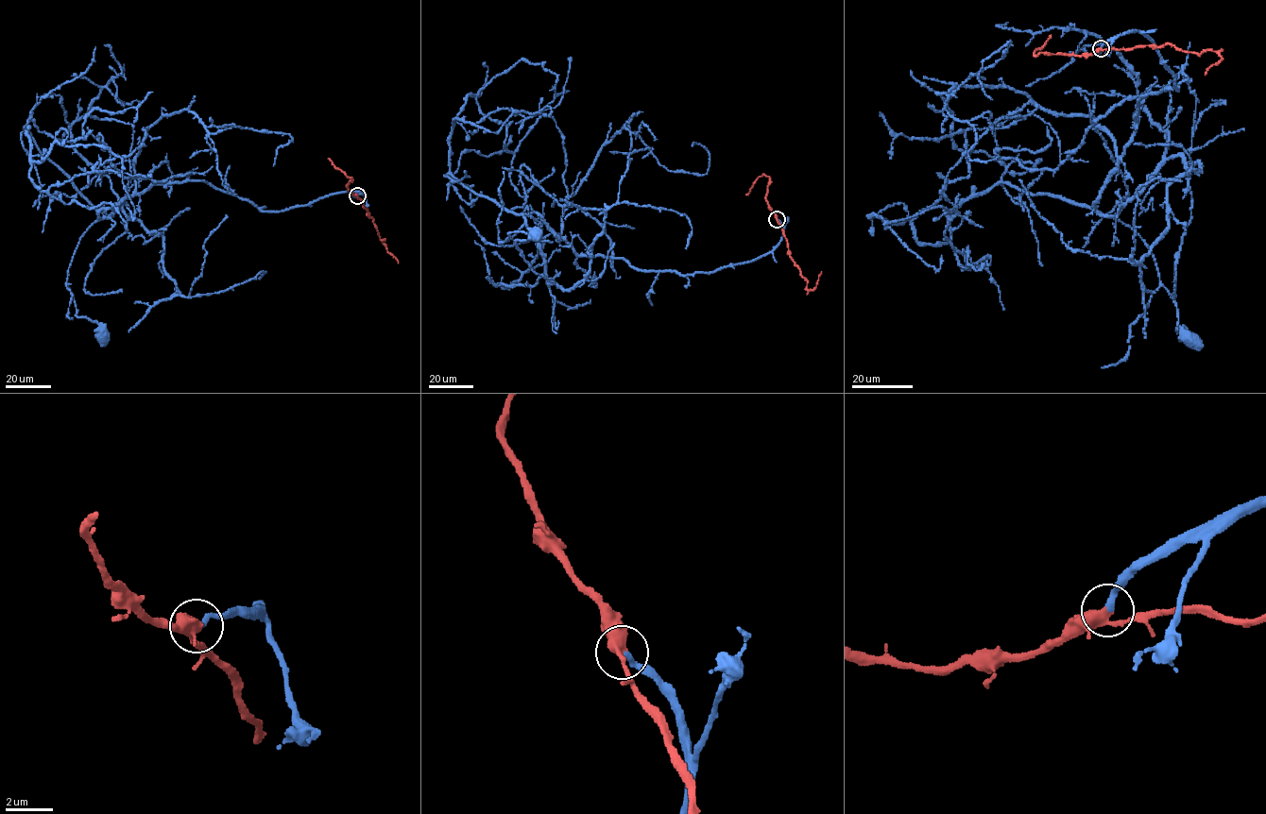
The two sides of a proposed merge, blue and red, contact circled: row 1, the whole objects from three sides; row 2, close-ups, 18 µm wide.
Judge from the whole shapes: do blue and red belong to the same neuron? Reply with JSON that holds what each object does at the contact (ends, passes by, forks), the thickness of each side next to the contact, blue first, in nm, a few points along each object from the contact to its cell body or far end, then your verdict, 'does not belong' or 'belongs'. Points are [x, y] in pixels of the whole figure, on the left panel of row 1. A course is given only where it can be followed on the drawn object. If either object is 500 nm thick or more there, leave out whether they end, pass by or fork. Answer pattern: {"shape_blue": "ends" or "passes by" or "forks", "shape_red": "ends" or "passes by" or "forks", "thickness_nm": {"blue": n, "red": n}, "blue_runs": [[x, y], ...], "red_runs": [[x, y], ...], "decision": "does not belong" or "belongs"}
{"shape_blue": "ends", "shape_red": "passes by", "thickness_nm": {"blue": 240, "red": 400}, "blue_runs": [[357, 195], [263, 211], [183, 181], [102, 209], [67, 279], [76, 315], [103, 337]], "red_runs": [[357, 195], [368, 216], [373, 218], [379, 237], [384, 239], [383, 242], [386, 249], [398, 262]], "decision": "belongs"}

